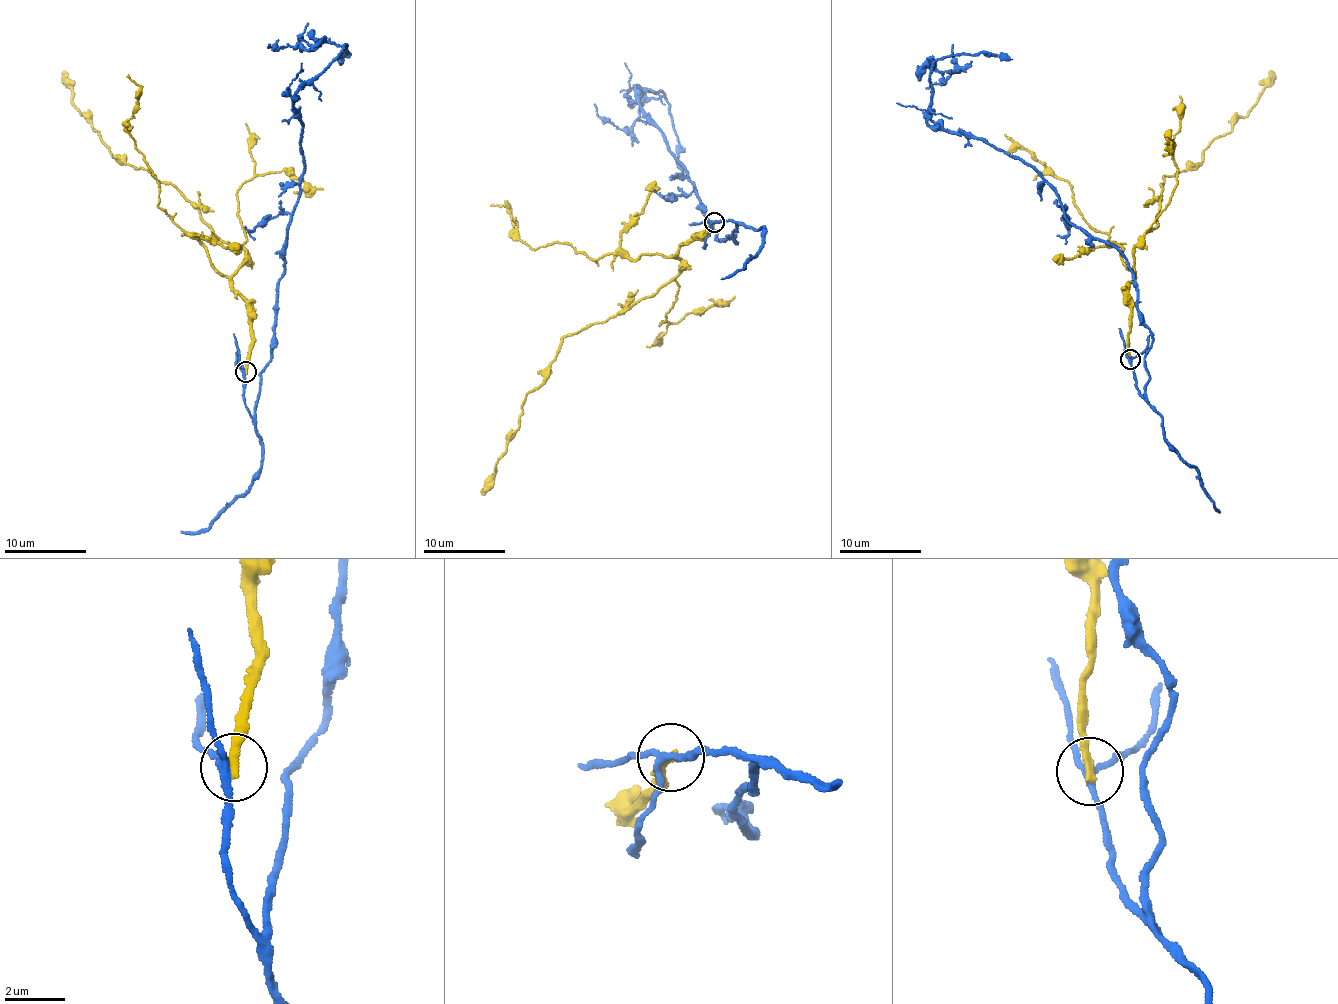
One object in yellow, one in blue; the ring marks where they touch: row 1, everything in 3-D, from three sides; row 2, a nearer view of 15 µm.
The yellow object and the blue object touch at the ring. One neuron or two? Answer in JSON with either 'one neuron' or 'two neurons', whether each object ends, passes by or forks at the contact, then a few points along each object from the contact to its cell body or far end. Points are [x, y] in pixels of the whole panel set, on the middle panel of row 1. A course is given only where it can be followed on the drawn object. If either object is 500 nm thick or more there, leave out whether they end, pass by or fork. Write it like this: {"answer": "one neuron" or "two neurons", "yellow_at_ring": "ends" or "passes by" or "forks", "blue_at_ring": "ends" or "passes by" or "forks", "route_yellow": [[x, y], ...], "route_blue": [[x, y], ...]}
{"answer": "two neurons", "yellow_at_ring": "ends", "blue_at_ring": "forks", "route_yellow": [[713, 222], [671, 258], [678, 273], [651, 296], [563, 338], [480, 492]], "route_blue": [[714, 222], [735, 223], [736, 241], [717, 241], [636, 88], [665, 94], [627, 128], [602, 122], [594, 103]]}

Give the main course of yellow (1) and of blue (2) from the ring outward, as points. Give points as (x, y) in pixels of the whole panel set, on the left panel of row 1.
1: (245, 371), (251, 308), (231, 288), (245, 250), (217, 236), (194, 203), (111, 154), (72, 101), (62, 70)
2: (245, 373), (251, 414), (271, 357), (286, 231), (306, 168), (294, 105), (343, 48), (268, 46)

